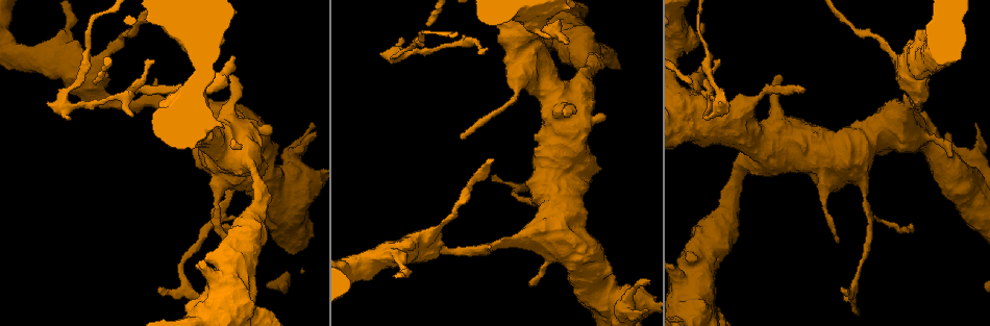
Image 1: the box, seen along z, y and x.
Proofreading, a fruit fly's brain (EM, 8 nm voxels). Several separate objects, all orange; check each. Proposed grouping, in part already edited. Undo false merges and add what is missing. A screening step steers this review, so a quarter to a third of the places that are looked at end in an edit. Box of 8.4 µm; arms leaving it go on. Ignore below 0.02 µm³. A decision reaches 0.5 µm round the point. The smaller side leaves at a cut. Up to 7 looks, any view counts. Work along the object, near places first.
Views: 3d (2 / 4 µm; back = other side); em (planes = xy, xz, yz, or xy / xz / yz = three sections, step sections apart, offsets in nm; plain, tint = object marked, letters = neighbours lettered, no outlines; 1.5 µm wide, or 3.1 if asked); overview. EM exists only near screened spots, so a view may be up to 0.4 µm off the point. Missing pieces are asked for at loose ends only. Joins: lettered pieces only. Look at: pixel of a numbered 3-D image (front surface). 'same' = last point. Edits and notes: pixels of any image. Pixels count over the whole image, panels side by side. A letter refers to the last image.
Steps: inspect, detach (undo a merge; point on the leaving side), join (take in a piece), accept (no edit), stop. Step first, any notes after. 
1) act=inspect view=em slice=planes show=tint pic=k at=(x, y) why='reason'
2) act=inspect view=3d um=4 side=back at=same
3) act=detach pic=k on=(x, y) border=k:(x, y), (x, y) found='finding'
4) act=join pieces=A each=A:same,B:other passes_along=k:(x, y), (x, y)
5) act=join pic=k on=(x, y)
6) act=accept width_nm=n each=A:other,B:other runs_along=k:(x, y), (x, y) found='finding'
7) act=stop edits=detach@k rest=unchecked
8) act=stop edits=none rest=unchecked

act=inspect view=em slice=planes show=letters pic=1 at=(157, 80) why='an open end'

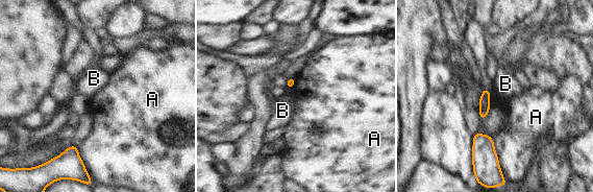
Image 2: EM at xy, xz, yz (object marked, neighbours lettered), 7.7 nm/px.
act=accept each=A:other,B:other found='none of them fits'

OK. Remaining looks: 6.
act=inspect view=em slice=planes show=tint pic=1 at=(949, 157) why='branch stops here'

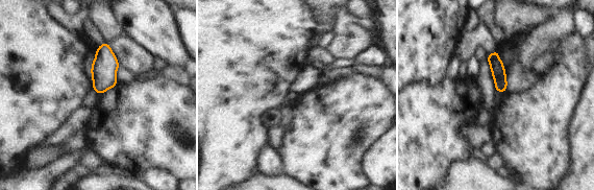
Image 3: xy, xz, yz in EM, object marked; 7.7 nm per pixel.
act=inspect view=em slice=planes show=letters at=same why='what lies round it'

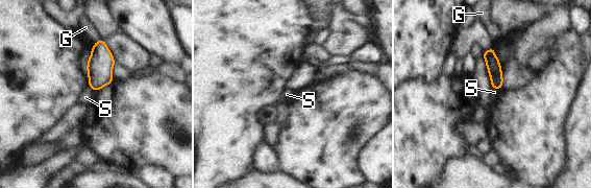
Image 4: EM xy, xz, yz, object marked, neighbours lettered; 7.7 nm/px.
act=accept width_nm=110 each=G:other,S:other border=4:(492, 87), (498, 90) found='none of them fits'

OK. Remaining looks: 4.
act=inspect view=3d um=4 pic=1 at=(836, 242) why='branch stops here'

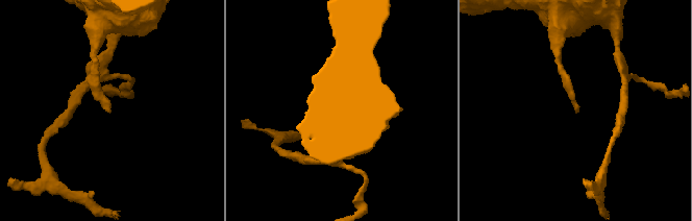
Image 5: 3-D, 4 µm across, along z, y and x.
act=inspect view=em slice=planes show=letters pic=5 at=(109, 110)

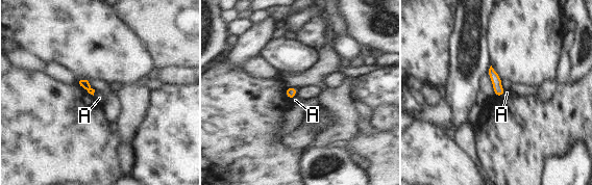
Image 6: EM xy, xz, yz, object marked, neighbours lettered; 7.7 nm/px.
act=accept each=A:other border=6:(95, 90), (93, 95) found='no lettered piece goes on from it'

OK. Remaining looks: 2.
act=stop edits=none rest=unchecked

